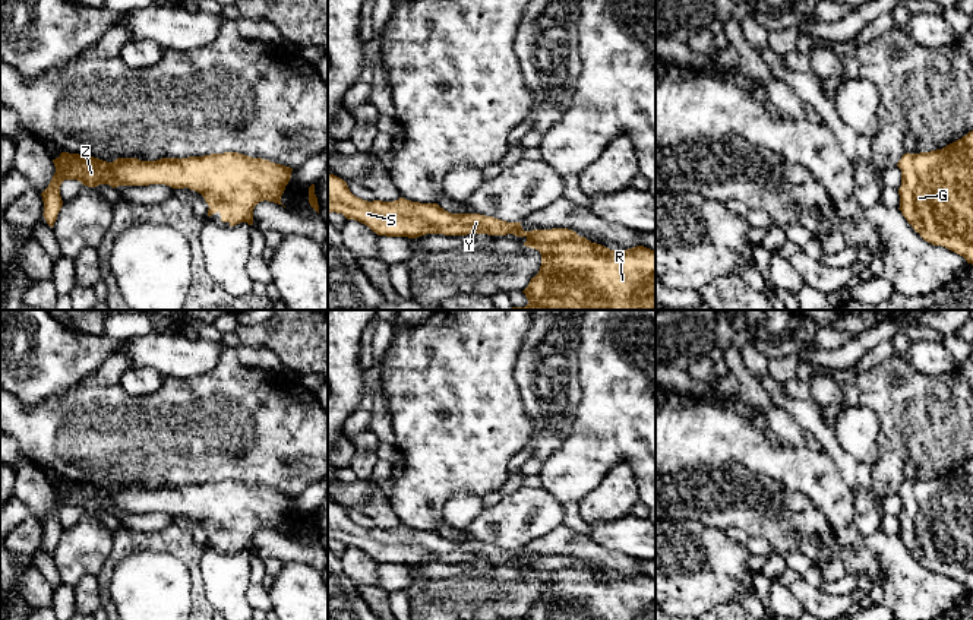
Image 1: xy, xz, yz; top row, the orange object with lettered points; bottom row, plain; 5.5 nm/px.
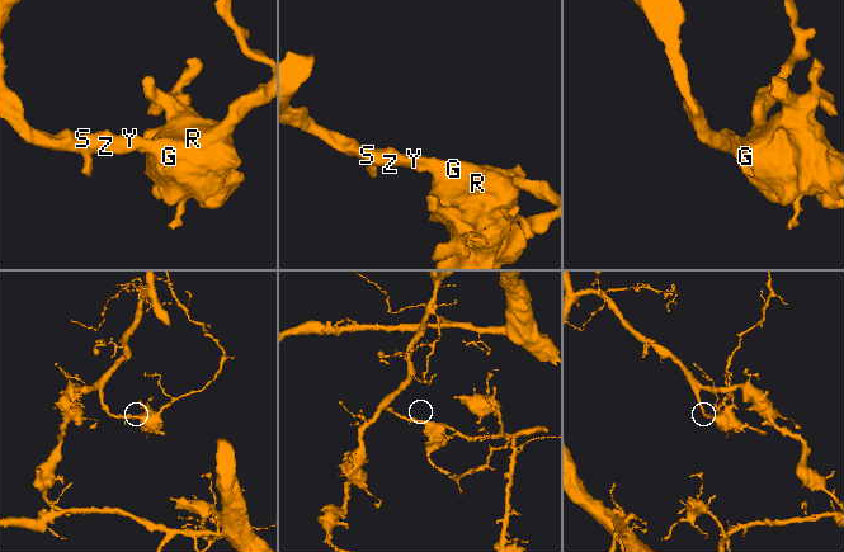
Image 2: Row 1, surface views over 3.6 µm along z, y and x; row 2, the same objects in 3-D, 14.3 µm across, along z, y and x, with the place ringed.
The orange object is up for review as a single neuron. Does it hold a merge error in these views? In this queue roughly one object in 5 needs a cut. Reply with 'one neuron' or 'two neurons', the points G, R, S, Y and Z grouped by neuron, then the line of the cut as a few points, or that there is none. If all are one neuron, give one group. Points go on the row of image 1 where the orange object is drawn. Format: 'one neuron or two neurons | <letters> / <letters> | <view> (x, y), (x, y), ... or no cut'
one neuron | G R S Y Z | no cut

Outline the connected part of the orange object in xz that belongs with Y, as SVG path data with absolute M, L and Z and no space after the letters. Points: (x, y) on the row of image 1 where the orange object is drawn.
M328 174L328 213L331 212L342 213L347 219L358 221L377 235L386 237L417 238L426 234L525 237L524 246L540 252L541 266L522 291L528 304L509 310L655 310L655 250L644 246L610 250L568 228L524 231L521 222L506 222L480 213L451 213L437 203L411 202L404 197L394 202L367 202L354 196L347 183L334 174Z

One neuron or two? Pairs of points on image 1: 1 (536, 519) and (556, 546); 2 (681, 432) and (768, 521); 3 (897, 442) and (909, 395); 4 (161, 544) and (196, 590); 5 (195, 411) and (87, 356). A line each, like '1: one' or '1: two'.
1: two
2: two
3: one
4: one
5: two

